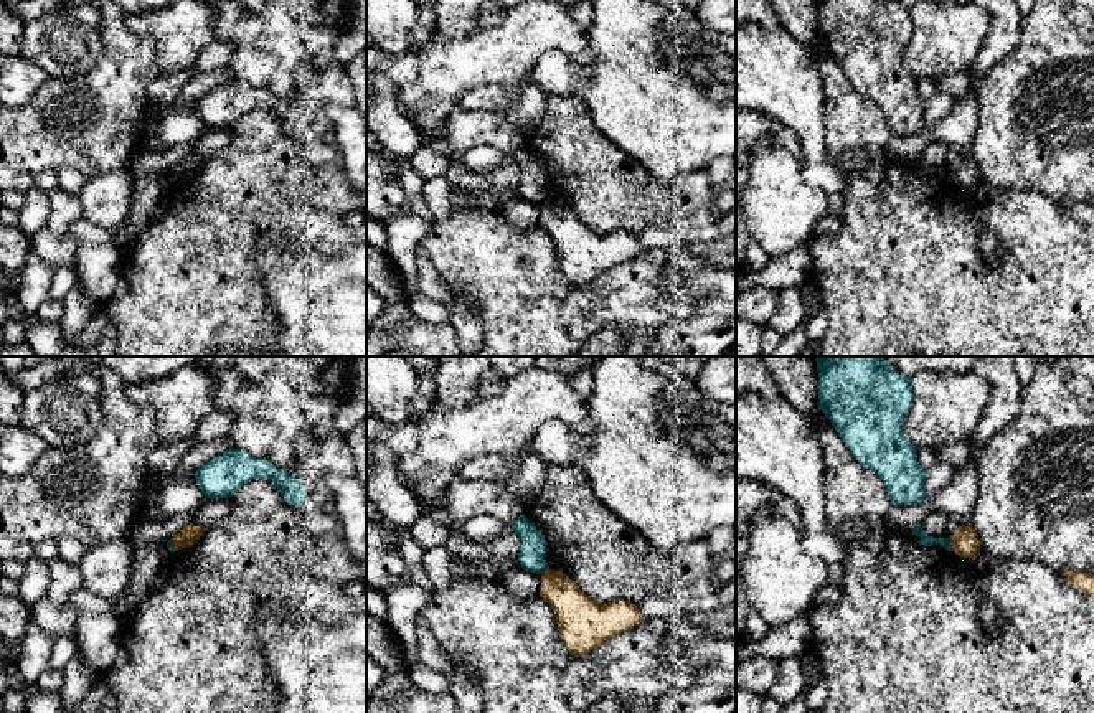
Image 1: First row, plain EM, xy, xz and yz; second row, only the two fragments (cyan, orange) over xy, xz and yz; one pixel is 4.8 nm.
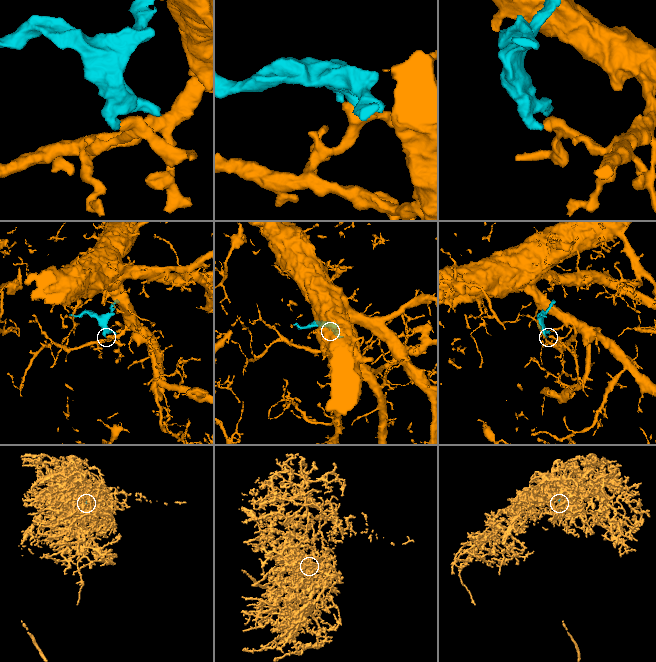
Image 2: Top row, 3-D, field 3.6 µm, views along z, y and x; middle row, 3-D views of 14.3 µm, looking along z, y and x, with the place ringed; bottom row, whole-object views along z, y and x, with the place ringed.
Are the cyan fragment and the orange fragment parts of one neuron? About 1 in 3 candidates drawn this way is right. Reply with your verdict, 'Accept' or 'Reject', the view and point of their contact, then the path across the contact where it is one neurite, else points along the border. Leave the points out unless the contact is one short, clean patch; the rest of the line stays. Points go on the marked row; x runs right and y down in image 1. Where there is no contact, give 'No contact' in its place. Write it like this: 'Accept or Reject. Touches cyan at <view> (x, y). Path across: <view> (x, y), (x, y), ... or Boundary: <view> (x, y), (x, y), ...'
Reject. Touches cyan at yz (951, 545). Boundary: yz (947, 538), (952, 550)

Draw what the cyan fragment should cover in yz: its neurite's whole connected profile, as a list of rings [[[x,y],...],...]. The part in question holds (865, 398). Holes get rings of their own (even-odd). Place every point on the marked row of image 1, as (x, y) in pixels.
[[[817,356],[818,409],[833,424],[835,431],[855,459],[878,474],[893,505],[916,505],[926,497],[926,470],[917,462],[917,447],[903,432],[914,393],[911,380],[901,376],[886,356]]]

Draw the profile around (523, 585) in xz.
[[[521,569],[500,576],[500,583],[512,596],[531,599],[540,596],[541,574]]]

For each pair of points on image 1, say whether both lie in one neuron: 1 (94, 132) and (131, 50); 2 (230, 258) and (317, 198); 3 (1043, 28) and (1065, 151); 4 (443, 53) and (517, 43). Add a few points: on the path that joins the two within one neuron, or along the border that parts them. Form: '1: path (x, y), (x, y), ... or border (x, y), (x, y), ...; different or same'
1: path (99, 113), (111, 98), (124, 70); same
2: path (240, 231), (273, 198), (291, 198); same
3: path (1056, 58), (1061, 70), (1065, 121); same
4: path (461, 53), (499, 53); same

